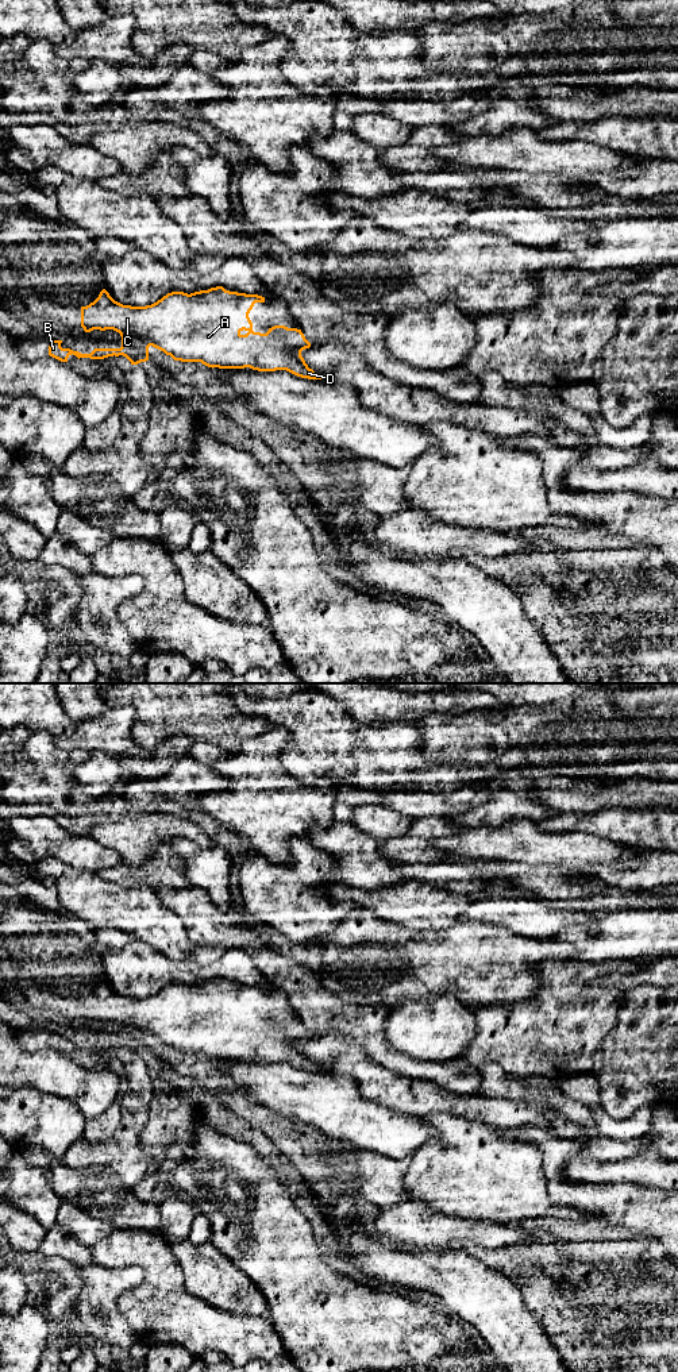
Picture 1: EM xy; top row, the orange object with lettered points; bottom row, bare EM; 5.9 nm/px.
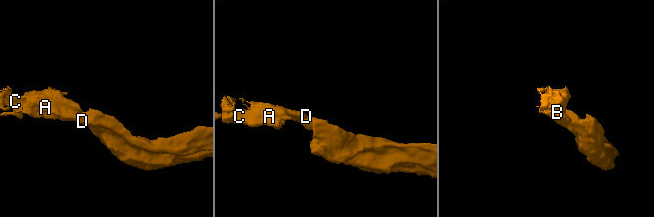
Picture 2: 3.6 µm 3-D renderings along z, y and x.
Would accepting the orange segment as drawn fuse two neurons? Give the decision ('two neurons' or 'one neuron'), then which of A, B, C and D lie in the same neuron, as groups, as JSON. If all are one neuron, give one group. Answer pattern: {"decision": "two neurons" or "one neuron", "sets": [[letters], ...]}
{"decision": "one neuron", "sets": [["A", "B", "C", "D"]]}

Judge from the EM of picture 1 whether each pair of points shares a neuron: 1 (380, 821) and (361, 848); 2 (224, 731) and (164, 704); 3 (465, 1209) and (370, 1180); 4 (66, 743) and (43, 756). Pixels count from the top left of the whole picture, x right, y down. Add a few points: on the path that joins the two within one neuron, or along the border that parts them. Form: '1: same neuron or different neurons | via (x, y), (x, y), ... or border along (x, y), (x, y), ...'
1: different neurons | border along (350, 821), (380, 840)
2: same neuron | via (210, 716), (178, 712)
3: different neurons | border along (411, 1160), (404, 1178), (407, 1198)
4: different neurons | border along (51, 737), (62, 750), (85, 750), (89, 752)

